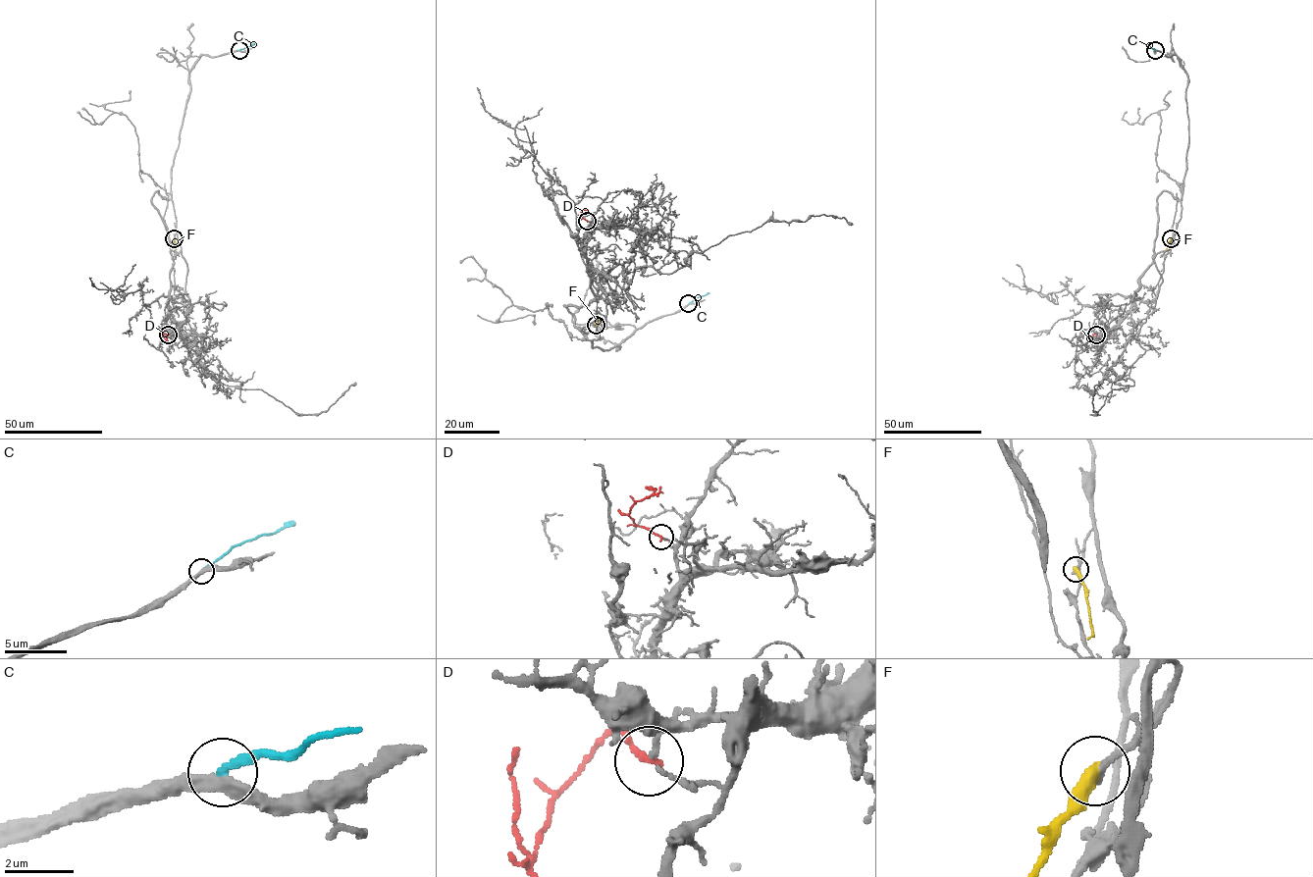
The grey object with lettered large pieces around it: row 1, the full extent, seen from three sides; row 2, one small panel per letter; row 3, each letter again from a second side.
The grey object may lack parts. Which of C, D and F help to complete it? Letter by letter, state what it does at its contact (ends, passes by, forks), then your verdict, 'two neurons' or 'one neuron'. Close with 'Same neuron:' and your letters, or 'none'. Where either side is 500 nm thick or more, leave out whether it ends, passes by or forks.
C: it ends there; two neurons
D: it ends there; one neuron
F: it ends there; two neurons
Same neuron: D

